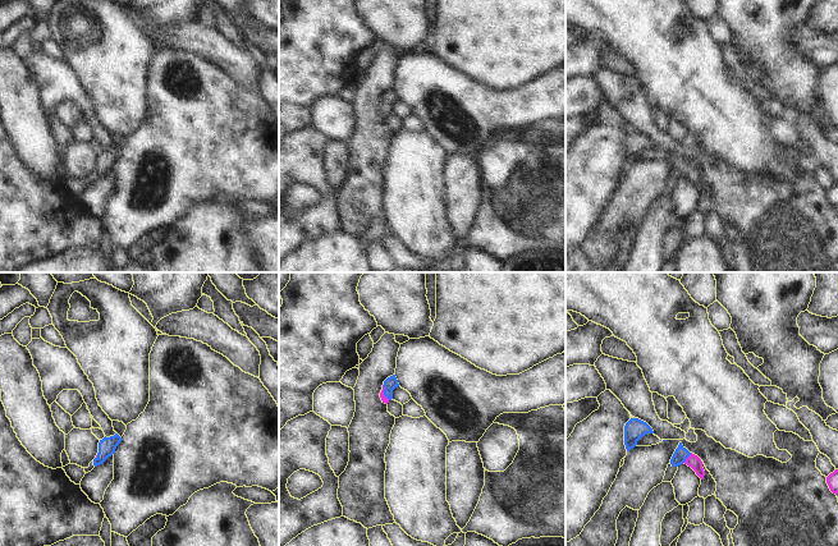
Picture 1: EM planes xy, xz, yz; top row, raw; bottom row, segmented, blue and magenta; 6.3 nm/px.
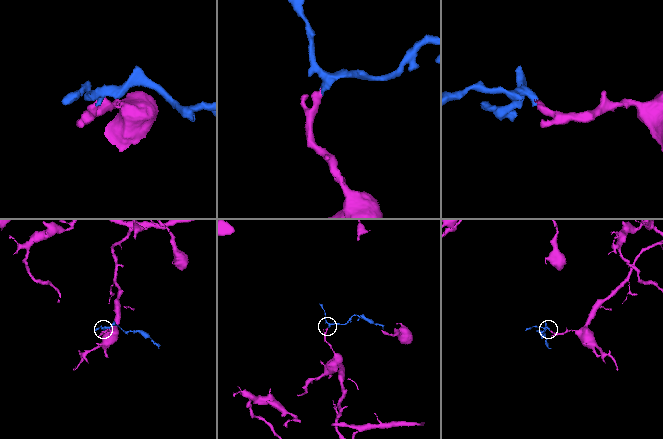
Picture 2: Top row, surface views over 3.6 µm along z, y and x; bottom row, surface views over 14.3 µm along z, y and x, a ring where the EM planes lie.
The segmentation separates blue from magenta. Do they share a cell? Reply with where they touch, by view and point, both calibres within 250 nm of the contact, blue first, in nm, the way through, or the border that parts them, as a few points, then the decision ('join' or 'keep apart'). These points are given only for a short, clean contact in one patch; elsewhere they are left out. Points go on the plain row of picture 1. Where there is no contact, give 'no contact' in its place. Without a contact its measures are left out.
yz (687, 170) | 90/80 nm | across yz (681, 168), (687, 170), (692, 174) | join

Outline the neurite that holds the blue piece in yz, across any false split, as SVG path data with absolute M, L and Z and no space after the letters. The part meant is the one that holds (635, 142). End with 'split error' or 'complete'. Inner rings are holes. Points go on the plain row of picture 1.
M631 132L624 139L624 159L627 165L633 162L637 155L647 147L654 147L654 144L646 136Z; complete

